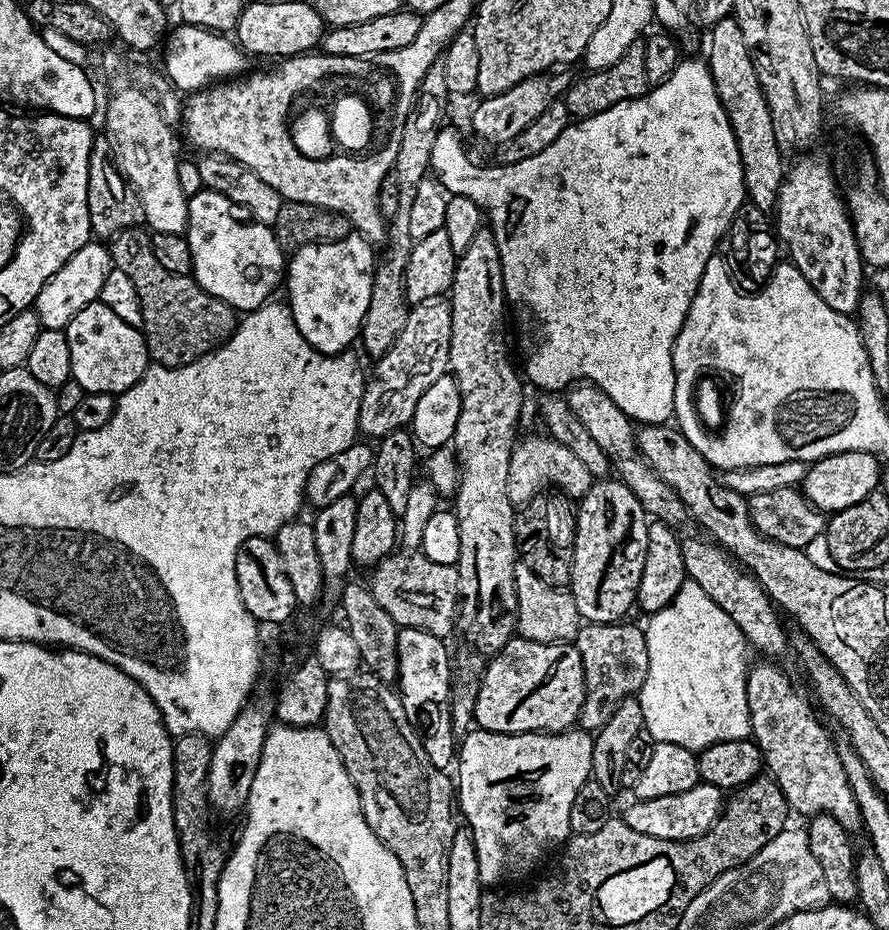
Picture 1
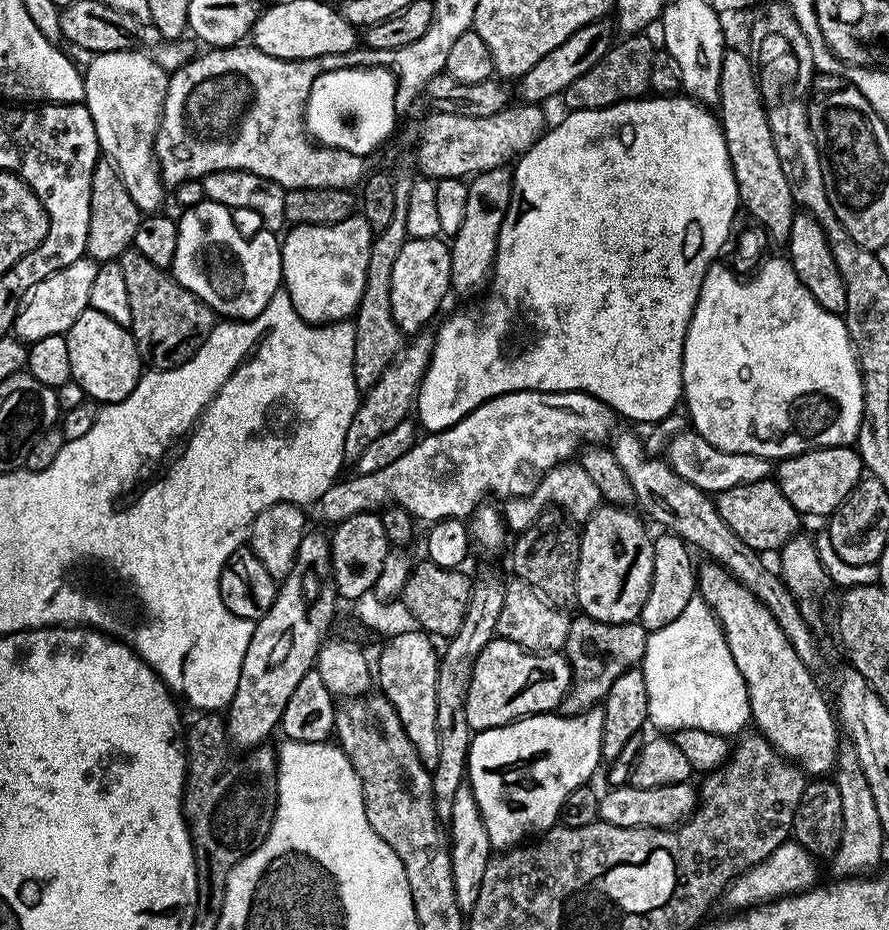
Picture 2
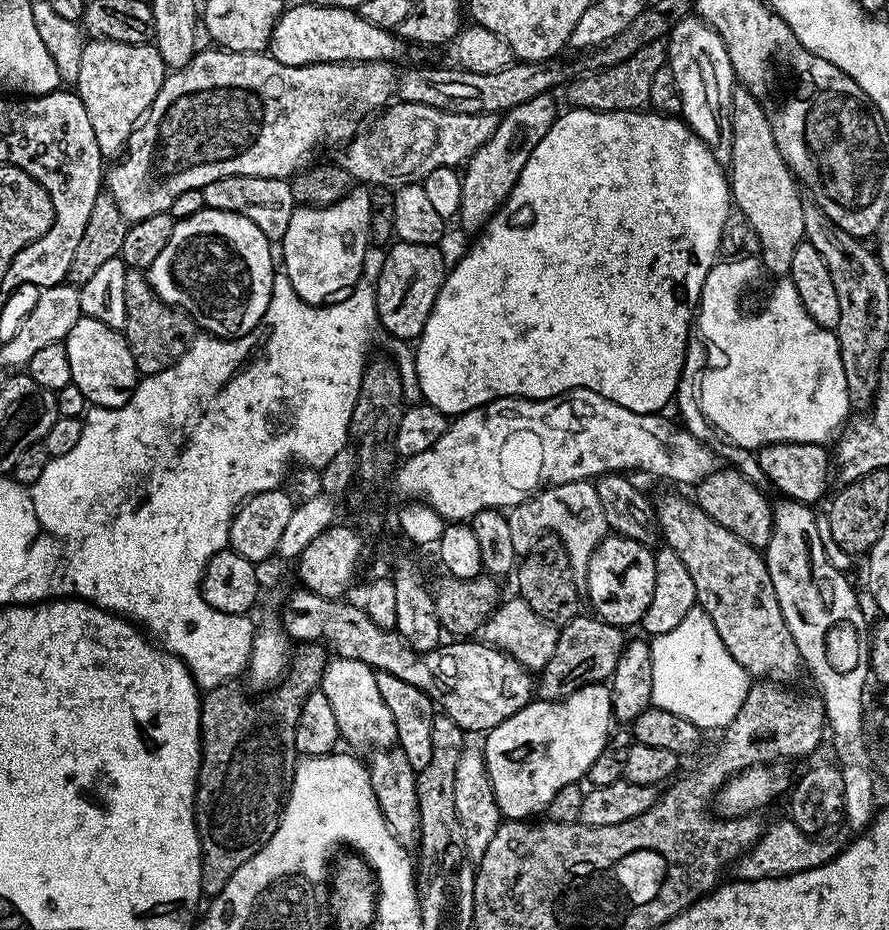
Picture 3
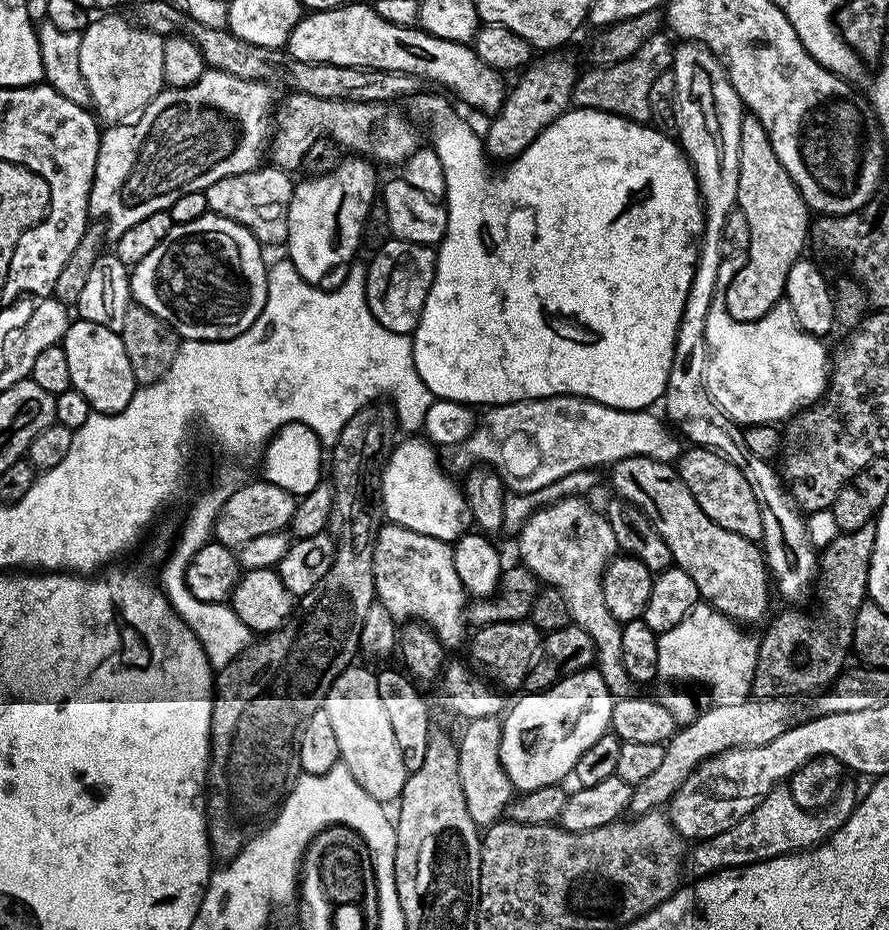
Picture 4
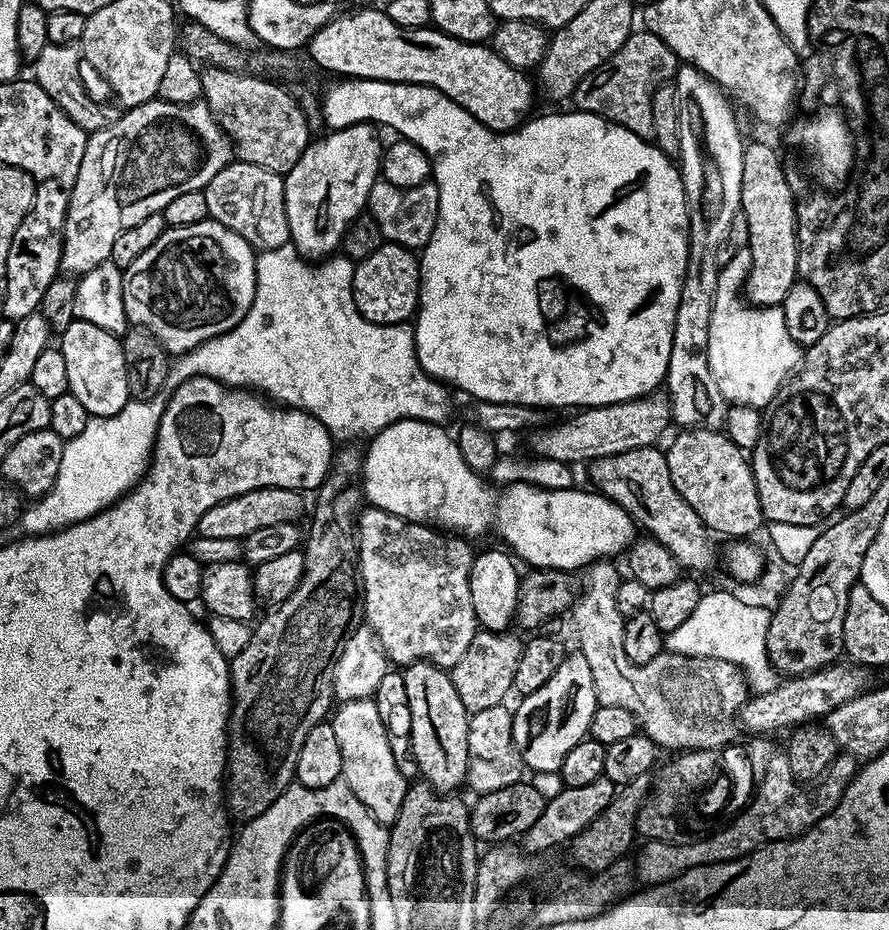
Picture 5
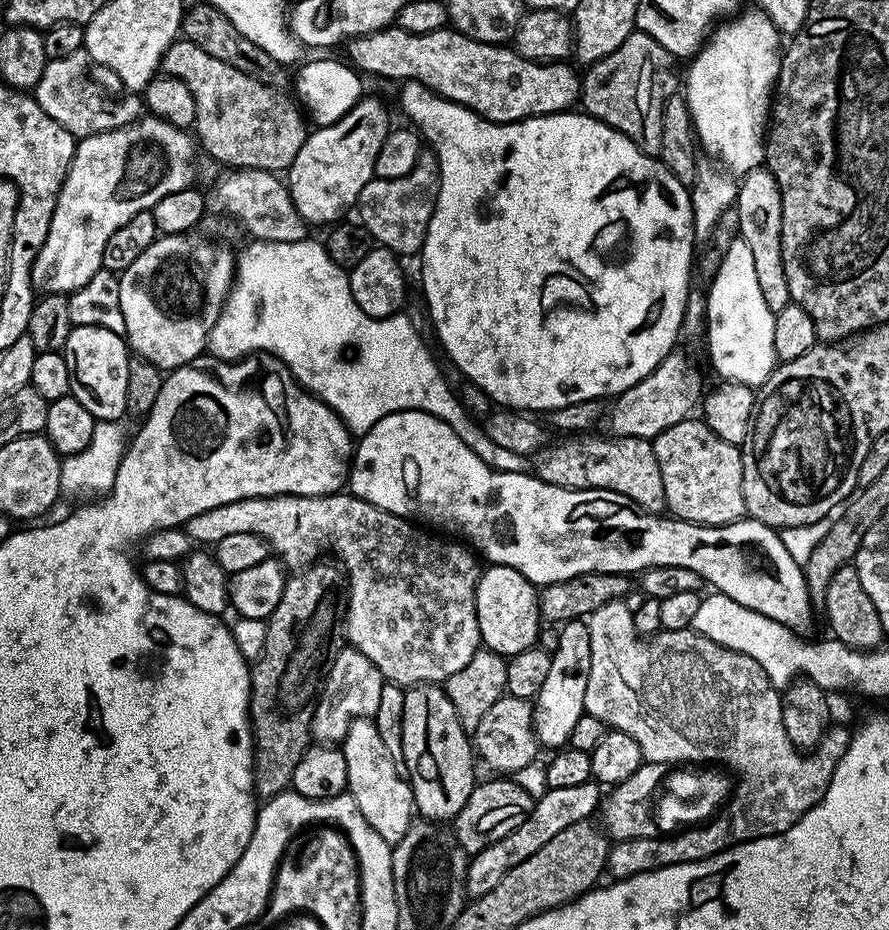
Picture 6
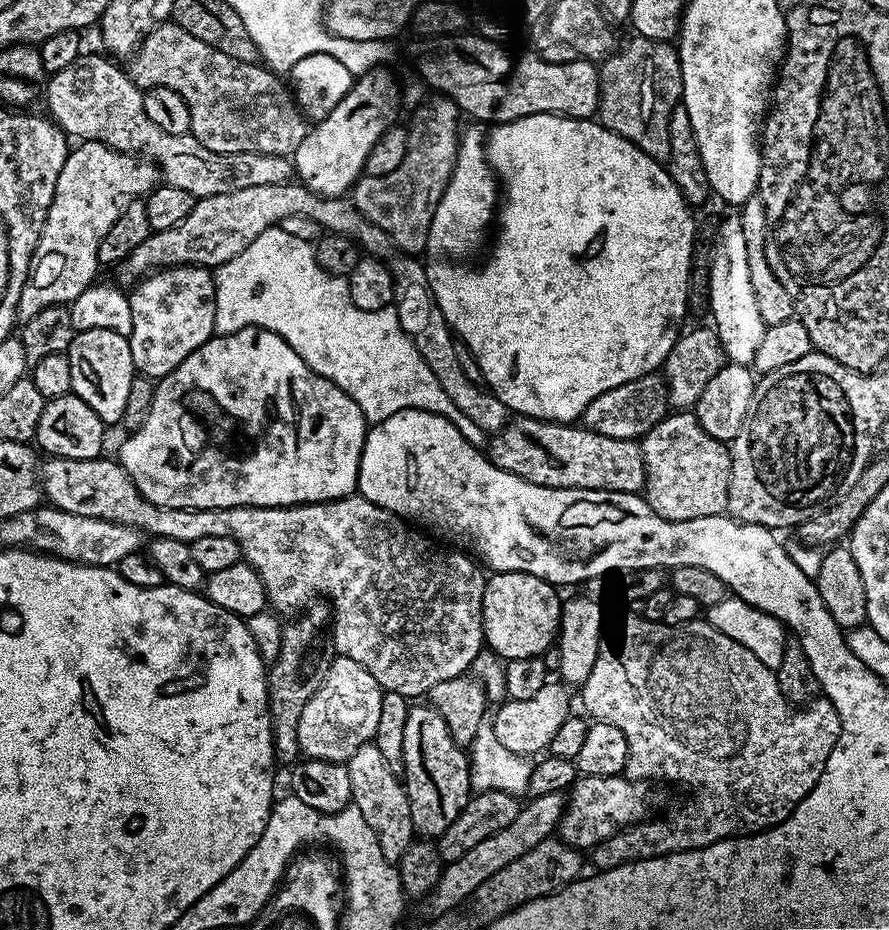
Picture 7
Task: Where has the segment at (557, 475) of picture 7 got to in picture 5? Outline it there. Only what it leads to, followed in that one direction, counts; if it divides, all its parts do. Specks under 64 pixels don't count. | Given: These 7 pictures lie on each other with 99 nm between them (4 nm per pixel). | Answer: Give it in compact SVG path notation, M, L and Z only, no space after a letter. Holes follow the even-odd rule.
M659 447L626 450L622 454L610 454L606 458L591 461L588 476L592 479L591 487L601 496L607 496L618 506L622 506L644 528L651 539L656 540L674 558L678 558L681 569L693 568L696 572L704 572L718 558L718 548L712 545L710 530L690 510L690 506L674 490L674 482L670 482L670 466L666 466L664 452Z

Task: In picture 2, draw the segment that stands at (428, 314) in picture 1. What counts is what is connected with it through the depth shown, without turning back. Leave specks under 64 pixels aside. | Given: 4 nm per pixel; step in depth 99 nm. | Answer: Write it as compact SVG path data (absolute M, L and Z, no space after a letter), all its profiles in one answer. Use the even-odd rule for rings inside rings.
M431 331L415 333L401 348L400 355L388 367L386 374L382 374L382 378L378 378L378 382L374 382L374 386L363 393L360 405L356 407L356 413L350 422L350 430L346 430L345 461L354 462L362 458L362 454L370 447L370 442L375 442L382 438L382 434L394 430L398 422L409 419L416 403L416 393L420 391L420 381L424 379L432 357L433 339Z

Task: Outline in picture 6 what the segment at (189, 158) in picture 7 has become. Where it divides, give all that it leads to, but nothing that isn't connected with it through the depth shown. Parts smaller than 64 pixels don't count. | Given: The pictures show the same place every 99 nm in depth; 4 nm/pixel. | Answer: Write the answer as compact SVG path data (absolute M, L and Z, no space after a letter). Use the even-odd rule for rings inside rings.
M81 50L66 58L49 60L42 72L41 80L36 84L34 95L38 106L66 129L71 136L83 138L99 132L109 132L121 128L134 120L141 119L142 100L136 94L124 94L121 100L111 100L100 93L100 88L87 76L90 61L87 52Z

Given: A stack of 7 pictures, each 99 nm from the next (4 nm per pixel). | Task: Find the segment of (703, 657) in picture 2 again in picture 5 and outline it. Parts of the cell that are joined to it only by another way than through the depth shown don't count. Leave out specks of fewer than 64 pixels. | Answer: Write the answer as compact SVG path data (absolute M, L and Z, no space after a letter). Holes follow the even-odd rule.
M705 591L700 597L694 614L678 626L678 630L667 633L666 648L683 656L705 656L728 660L737 664L748 682L749 689L769 692L778 683L778 673L768 661L766 634L770 626L770 612L755 606L746 606L735 600L733 593Z

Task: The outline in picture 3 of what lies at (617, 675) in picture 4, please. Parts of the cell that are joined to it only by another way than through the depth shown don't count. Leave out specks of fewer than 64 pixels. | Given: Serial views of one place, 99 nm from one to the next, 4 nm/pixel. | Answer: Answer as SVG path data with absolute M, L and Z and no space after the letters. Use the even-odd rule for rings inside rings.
M592 480L553 484L507 509L506 515L516 553L527 554L536 545L540 533L557 536L570 558L572 573L578 578L586 576L591 555L610 532L606 514L602 514L602 502L598 502L598 490Z

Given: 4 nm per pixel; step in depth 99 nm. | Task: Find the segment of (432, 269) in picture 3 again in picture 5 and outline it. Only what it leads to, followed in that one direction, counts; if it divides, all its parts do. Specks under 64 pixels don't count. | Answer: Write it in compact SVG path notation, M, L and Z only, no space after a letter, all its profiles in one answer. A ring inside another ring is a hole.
M382 242L370 258L354 267L352 297L356 308L375 324L403 324L411 321L420 307L420 262L417 253L401 244Z

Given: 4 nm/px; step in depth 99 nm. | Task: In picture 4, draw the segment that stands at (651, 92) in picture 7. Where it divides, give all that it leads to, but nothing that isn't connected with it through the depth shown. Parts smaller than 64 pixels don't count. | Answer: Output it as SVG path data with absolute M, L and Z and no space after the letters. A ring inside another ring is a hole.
M657 34L647 38L634 54L622 62L592 66L588 68L589 72L581 71L572 91L572 104L577 108L609 112L627 120L635 120L637 124L648 124L652 120L650 86L654 86L654 78L658 78L658 74L671 69L674 55L674 44L671 42L667 35Z

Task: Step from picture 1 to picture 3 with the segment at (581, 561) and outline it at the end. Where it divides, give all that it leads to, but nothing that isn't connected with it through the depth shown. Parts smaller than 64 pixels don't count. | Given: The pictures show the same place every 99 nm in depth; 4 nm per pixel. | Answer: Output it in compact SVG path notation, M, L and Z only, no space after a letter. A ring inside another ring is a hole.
M615 534L605 536L591 555L584 577L586 596L590 598L595 615L619 628L641 623L654 594L655 561L655 553L647 545Z

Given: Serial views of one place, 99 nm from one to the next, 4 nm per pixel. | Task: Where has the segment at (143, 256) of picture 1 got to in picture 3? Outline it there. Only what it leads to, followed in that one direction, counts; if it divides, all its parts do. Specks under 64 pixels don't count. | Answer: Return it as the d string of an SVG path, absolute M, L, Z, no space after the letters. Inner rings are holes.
M129 270L126 274L126 322L122 331L141 377L173 368L198 335L192 318L180 308L162 302L162 298L158 298L156 291L148 284L147 275L140 270Z

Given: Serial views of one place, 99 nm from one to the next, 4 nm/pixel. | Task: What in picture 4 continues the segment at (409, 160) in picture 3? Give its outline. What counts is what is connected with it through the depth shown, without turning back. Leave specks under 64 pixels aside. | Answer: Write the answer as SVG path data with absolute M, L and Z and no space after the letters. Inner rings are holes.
M293 91L288 101L280 108L280 133L276 136L276 141L271 141L272 160L271 167L280 168L289 174L295 173L295 168L301 167L304 155L310 149L310 144L319 136L325 135L340 147L343 151L352 151L353 155L370 158L374 156L378 160L385 160L388 164L401 165L410 154L417 151L420 141L412 126L413 121L407 116L402 116L396 109L387 102L356 102L340 99L320 99L306 93Z

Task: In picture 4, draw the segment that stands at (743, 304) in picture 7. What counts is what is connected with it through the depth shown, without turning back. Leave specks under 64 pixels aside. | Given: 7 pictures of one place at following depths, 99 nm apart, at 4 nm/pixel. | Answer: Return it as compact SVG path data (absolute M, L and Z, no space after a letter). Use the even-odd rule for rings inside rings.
M723 302L717 303L710 310L709 320L706 322L706 338L708 339L708 350L710 359L708 361L708 370L704 377L704 384L708 387L708 393L712 395L713 402L731 418L736 424L741 426L751 426L753 424L770 424L779 425L779 420L783 422L791 421L792 417L797 415L801 410L812 407L825 395L830 379L830 352L824 349L825 341L819 336L811 336L806 330L802 330L794 318L794 310L790 310L787 302L775 304L763 318L754 322L738 322L728 316L728 311Z

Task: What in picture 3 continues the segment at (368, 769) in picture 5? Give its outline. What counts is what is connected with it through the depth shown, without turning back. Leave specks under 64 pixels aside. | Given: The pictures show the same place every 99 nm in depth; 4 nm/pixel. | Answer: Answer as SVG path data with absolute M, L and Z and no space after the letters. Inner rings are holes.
M350 658L329 659L324 677L320 679L319 691L324 692L330 701L343 743L348 743L349 749L388 750L396 744L394 718L390 718L390 709L386 702L382 702L382 694L378 694L376 672L366 666L366 662Z

